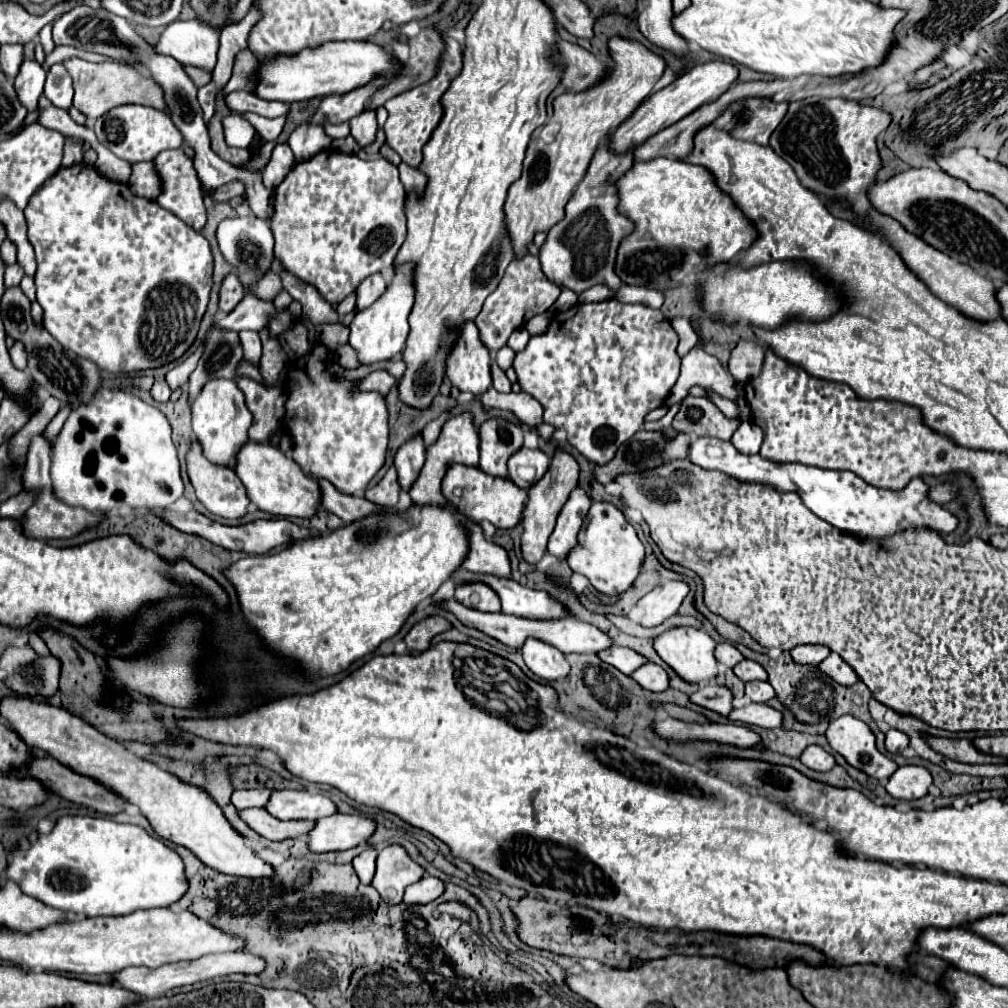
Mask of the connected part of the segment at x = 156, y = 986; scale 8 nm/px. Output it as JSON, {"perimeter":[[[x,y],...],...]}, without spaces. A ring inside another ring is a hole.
{"perimeter":[[[221,953],[221,955],[207,955],[195,961],[179,961],[175,965],[161,965],[159,969],[143,969],[143,967],[131,967],[131,969],[123,969],[119,975],[115,975],[117,983],[123,989],[135,991],[139,995],[143,995],[145,999],[155,999],[161,993],[175,989],[175,987],[183,987],[183,985],[193,985],[199,981],[211,981],[211,979],[219,979],[219,977],[229,977],[235,973],[243,973],[243,975],[259,975],[265,969],[265,959],[251,955],[251,953]]]}

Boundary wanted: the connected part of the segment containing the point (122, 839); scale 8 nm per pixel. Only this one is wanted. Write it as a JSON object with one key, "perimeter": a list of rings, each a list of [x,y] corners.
{"perimeter":[[[81,815],[61,817],[49,835],[39,835],[39,839],[31,843],[27,851],[17,849],[13,851],[11,857],[13,859],[9,861],[7,877],[17,881],[23,893],[37,897],[49,907],[71,911],[85,917],[97,917],[97,915],[119,917],[135,909],[169,907],[175,901],[179,901],[179,897],[183,897],[189,889],[183,859],[171,847],[167,847],[161,839],[147,835],[143,827],[123,825],[111,819],[81,817]]]}

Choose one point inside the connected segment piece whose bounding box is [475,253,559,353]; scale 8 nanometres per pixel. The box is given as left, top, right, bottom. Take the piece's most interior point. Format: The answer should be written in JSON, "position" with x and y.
{"position":[524,292]}

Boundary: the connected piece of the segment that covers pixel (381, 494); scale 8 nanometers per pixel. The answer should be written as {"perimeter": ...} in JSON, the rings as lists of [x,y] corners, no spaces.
{"perimeter":[[[391,467],[379,485],[365,491],[365,499],[381,507],[395,507],[399,501],[399,493],[401,489],[399,483],[395,483],[395,467]]]}

